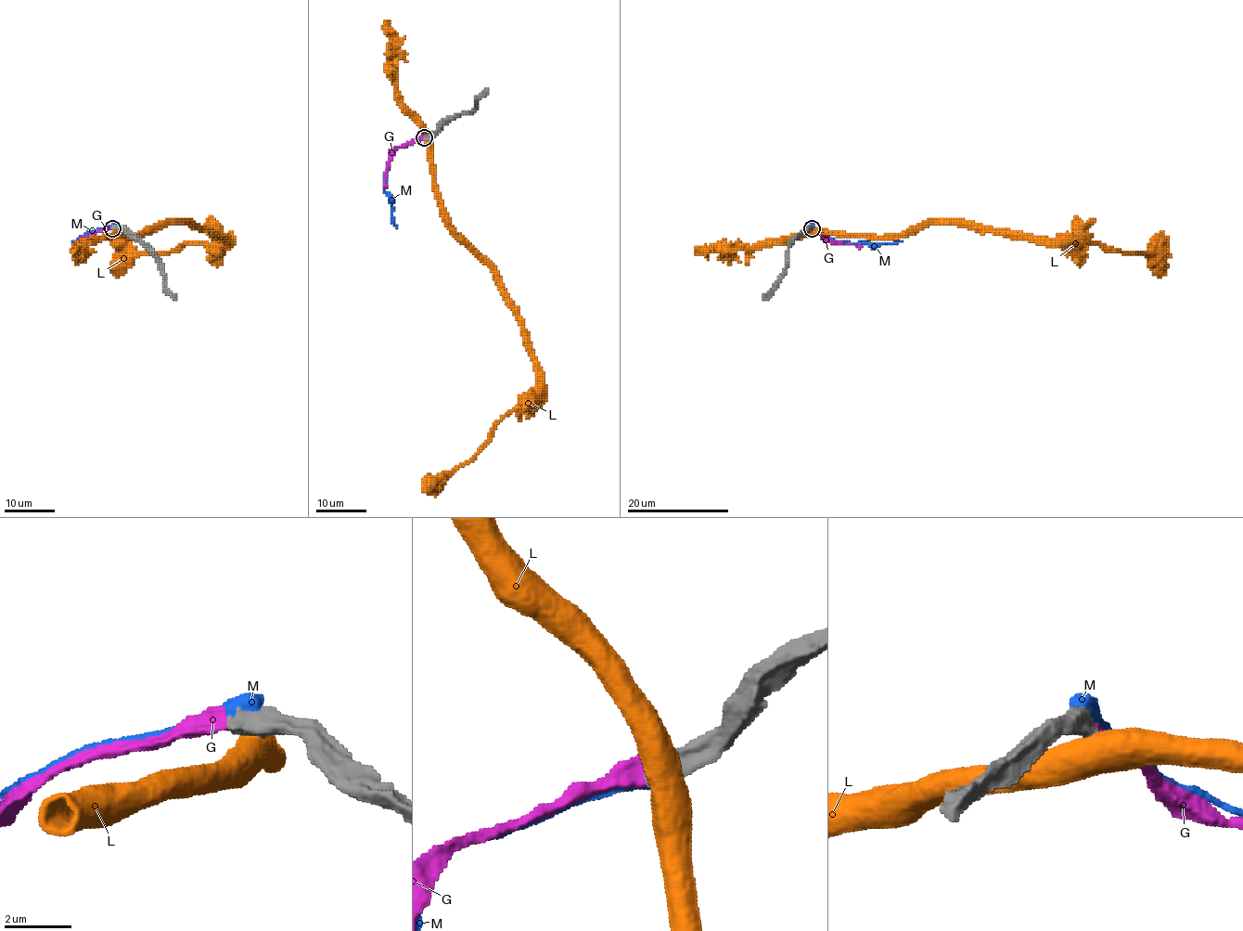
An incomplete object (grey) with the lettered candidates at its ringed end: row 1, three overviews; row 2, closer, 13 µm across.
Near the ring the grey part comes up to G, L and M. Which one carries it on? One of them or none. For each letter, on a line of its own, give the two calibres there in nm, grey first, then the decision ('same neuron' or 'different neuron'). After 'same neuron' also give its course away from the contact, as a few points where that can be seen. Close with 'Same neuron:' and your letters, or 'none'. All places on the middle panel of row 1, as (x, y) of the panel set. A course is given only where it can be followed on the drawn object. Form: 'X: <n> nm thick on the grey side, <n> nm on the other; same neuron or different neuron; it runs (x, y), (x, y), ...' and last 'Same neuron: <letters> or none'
G: 600 nm thick on the grey side, 500 nm on the other; same neuron; it runs (424, 137), (395, 150), (385, 178), (387, 187)
L: 750 nm thick on the grey side, 800 nm on the other; different neuron
M: 800 nm thick on the grey side, 700 nm on the other; different neuron
Same neuron: G

